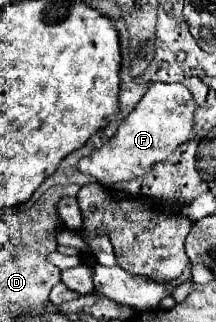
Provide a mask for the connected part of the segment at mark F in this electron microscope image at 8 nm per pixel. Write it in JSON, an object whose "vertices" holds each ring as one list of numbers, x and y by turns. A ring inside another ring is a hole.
{"vertices":[[151,84,133,112,119,124,115,136,111,136,99,150,79,160,79,172,93,176,103,186,113,186,117,182,133,180,147,174,153,164,167,160,179,144,191,138,193,112,193,96,183,84]]}

